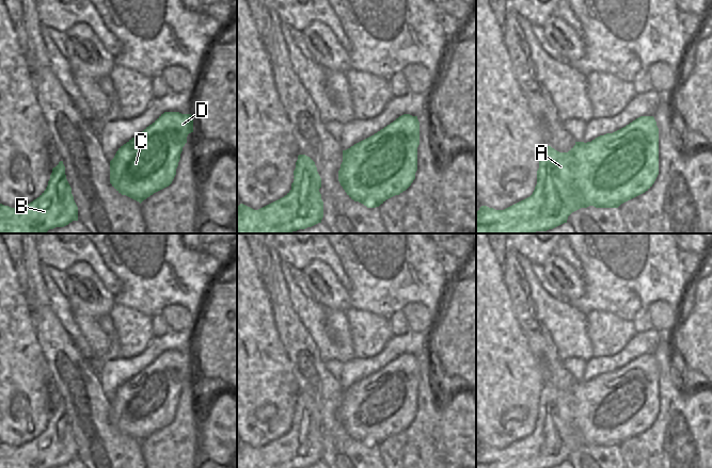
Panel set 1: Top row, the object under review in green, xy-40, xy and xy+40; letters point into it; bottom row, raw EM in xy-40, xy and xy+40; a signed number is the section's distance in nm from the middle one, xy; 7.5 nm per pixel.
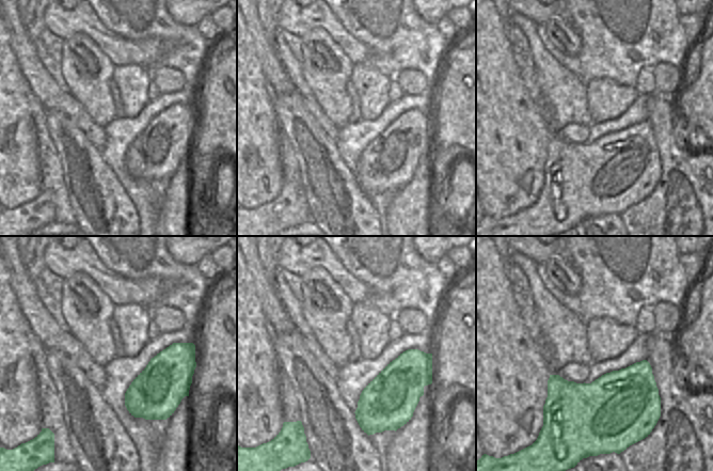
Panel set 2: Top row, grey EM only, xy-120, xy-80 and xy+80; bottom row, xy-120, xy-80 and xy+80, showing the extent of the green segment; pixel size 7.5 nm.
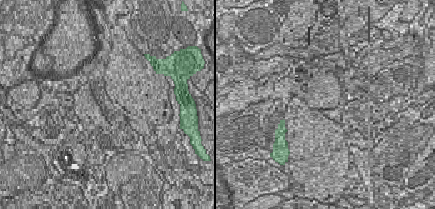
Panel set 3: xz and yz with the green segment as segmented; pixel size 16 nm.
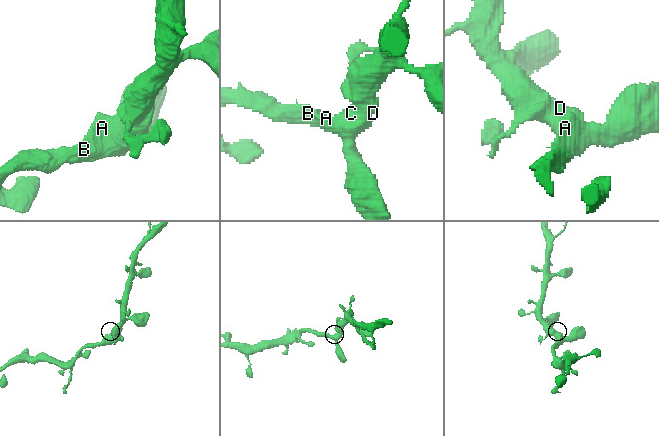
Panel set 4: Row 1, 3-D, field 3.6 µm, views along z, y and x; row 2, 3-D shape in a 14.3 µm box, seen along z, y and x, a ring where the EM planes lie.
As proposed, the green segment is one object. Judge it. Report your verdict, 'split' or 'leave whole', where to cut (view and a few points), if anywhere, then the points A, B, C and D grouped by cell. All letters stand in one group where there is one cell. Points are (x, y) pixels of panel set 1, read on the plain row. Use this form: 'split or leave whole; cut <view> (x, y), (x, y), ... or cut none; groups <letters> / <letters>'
leave whole; cut none; groups A B C D

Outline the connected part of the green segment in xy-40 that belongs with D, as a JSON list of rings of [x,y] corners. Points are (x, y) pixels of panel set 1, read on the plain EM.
[[[164,351],[118,387],[110,400],[110,422],[118,432],[140,442],[169,425],[191,371],[191,353]]]

